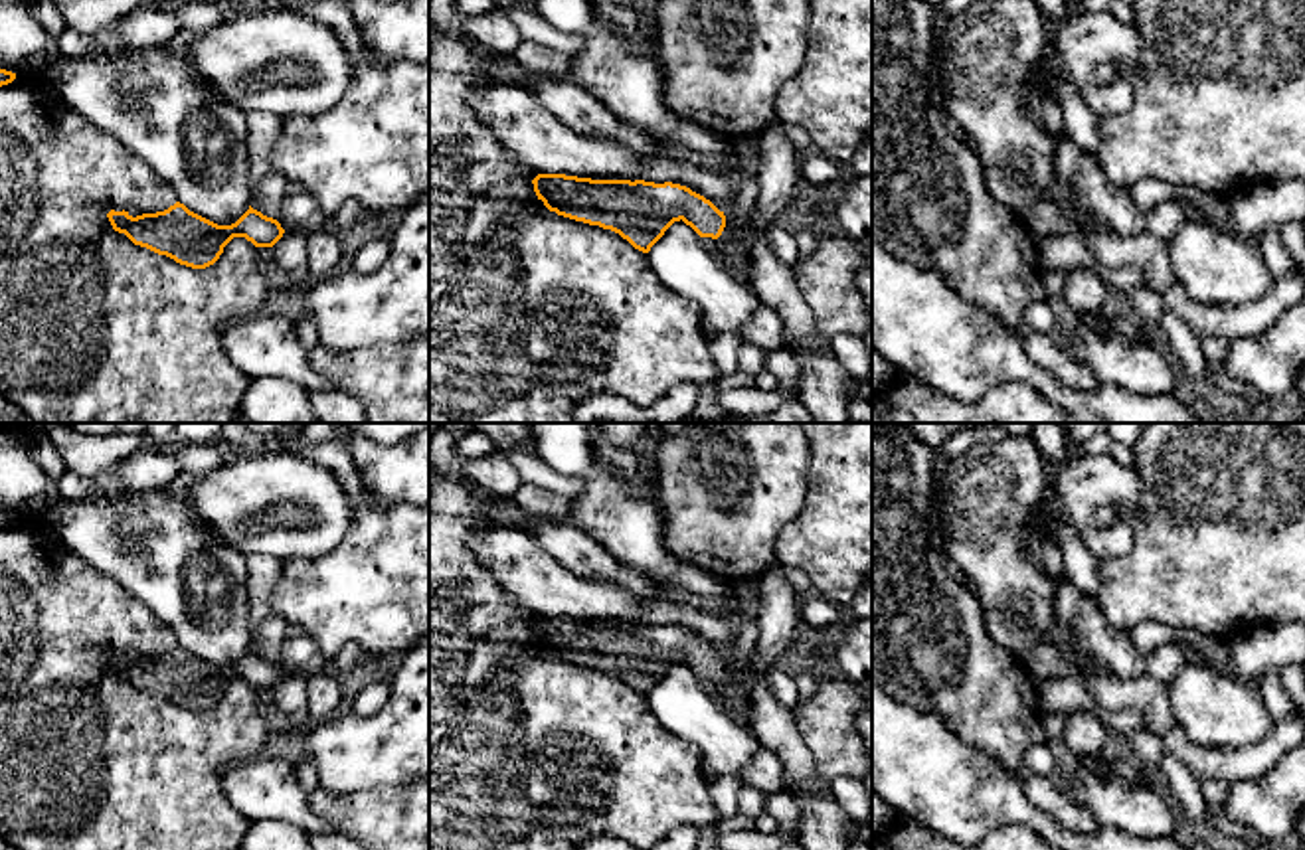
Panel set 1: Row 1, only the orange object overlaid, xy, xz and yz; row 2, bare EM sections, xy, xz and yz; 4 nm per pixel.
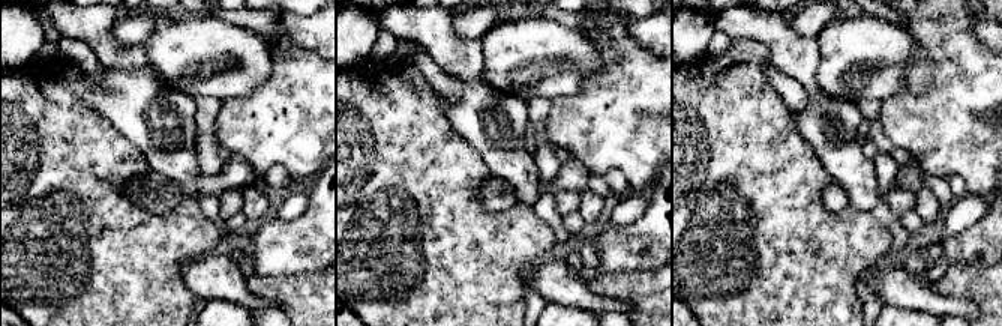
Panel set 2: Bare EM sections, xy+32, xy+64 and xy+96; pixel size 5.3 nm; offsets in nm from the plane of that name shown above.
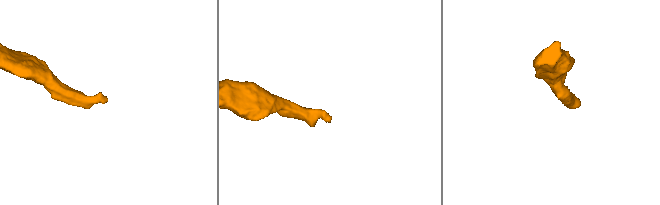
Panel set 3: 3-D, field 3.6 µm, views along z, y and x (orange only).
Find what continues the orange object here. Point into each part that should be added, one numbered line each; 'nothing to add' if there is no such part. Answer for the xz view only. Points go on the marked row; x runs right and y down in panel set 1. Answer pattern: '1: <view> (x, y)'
1: xz (746, 238)

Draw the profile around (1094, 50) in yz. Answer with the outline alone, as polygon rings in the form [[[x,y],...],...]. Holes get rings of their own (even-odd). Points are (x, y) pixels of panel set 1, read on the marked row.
[[[1109,10],[1070,14],[1028,71],[1034,105],[1054,95],[1062,75],[1099,119],[1127,113],[1141,47],[1133,22],[1119,22]]]

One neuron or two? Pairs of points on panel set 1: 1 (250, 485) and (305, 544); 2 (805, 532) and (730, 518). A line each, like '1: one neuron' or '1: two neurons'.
1: one neuron
2: two neurons

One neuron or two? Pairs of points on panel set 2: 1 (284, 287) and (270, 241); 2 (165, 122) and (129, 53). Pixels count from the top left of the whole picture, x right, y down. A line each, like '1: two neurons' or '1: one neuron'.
1: two neurons
2: two neurons

